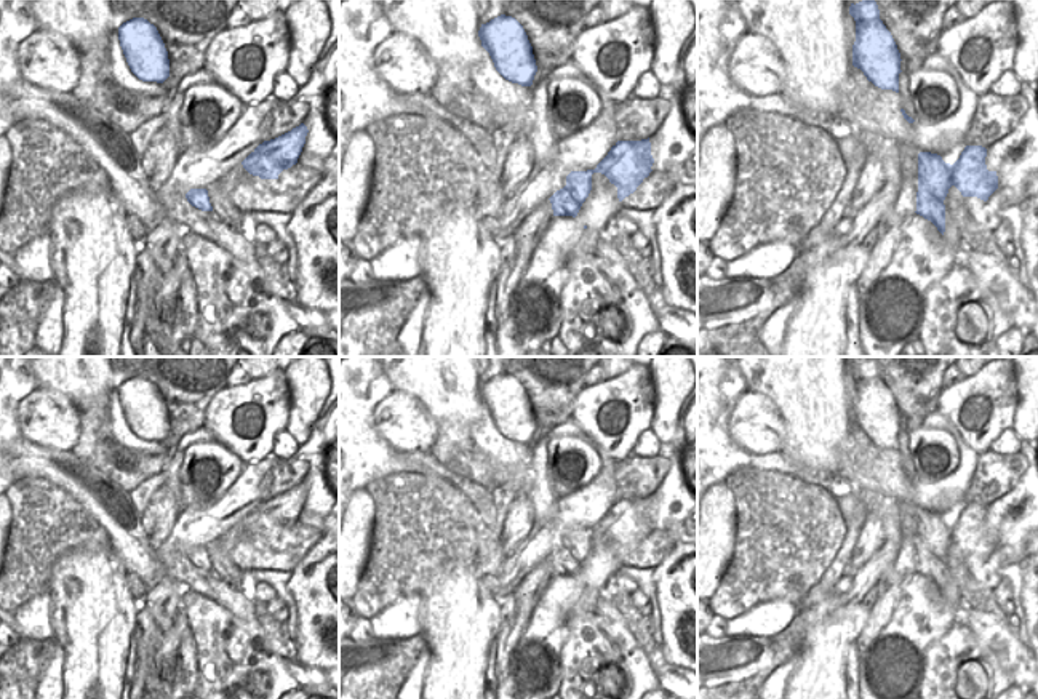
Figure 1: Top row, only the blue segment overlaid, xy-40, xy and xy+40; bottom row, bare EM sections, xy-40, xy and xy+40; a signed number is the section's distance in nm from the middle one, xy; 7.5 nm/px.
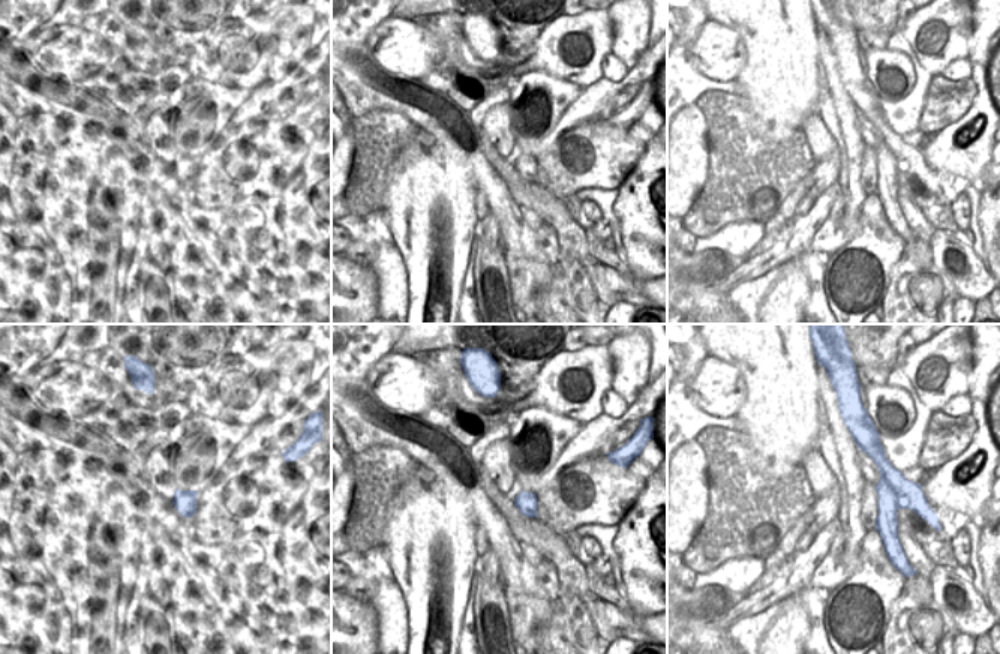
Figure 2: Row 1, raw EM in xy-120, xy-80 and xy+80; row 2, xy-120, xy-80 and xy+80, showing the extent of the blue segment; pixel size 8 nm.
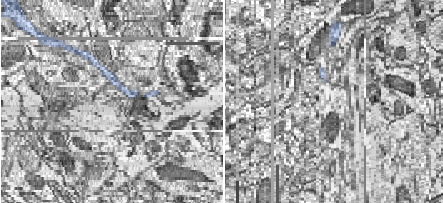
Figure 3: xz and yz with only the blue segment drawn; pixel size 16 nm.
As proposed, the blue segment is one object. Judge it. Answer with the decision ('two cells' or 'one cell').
two cells

